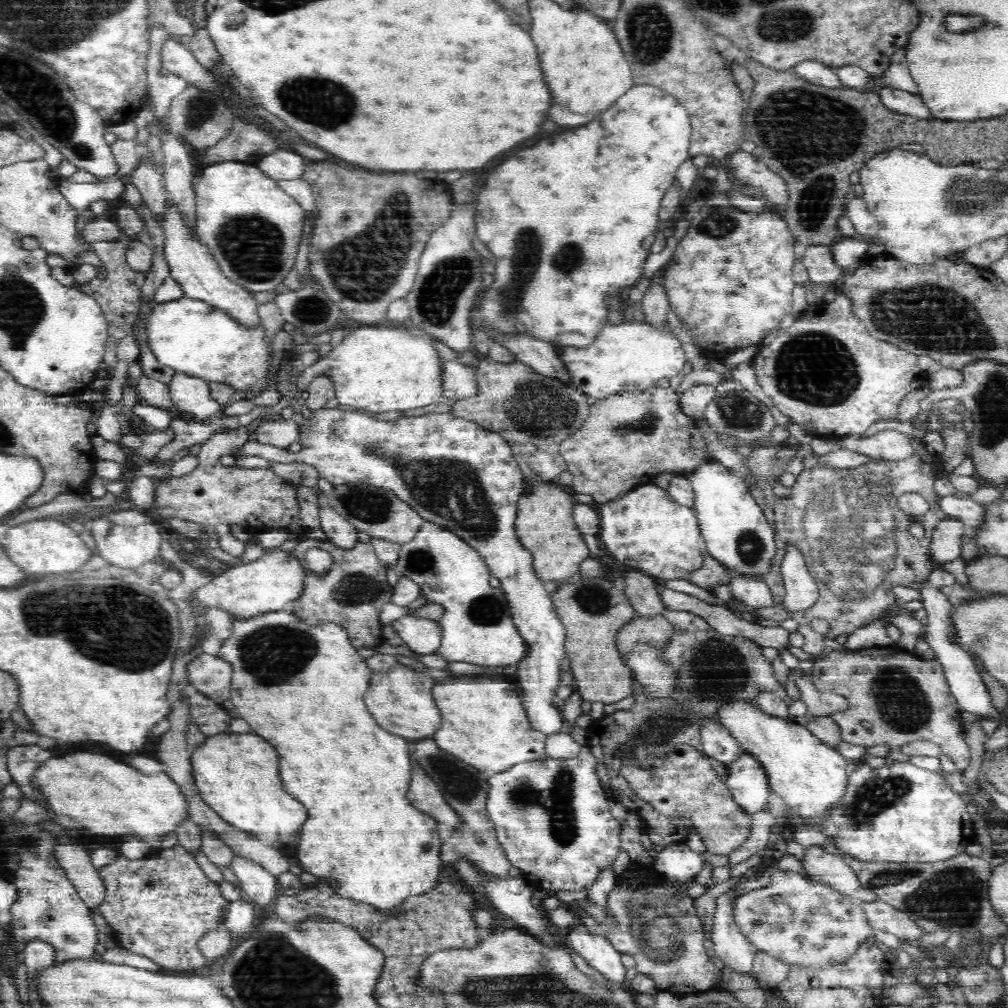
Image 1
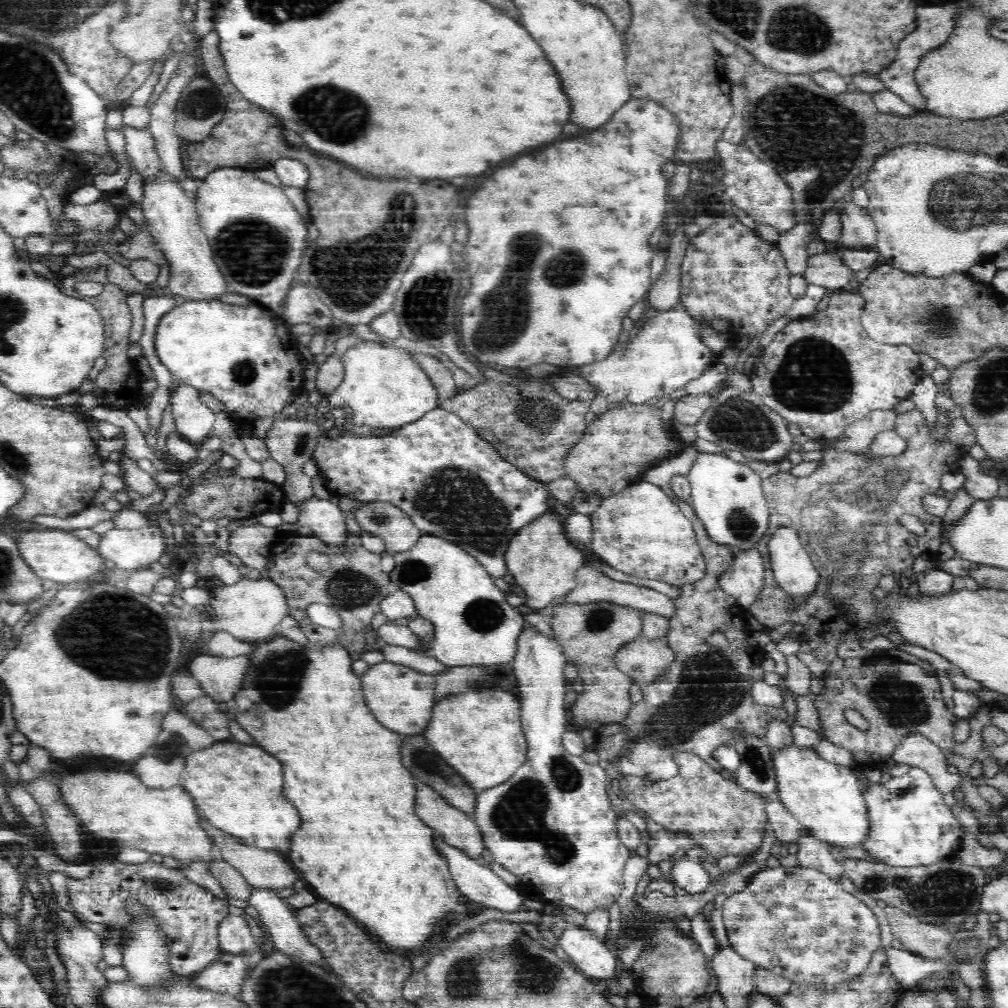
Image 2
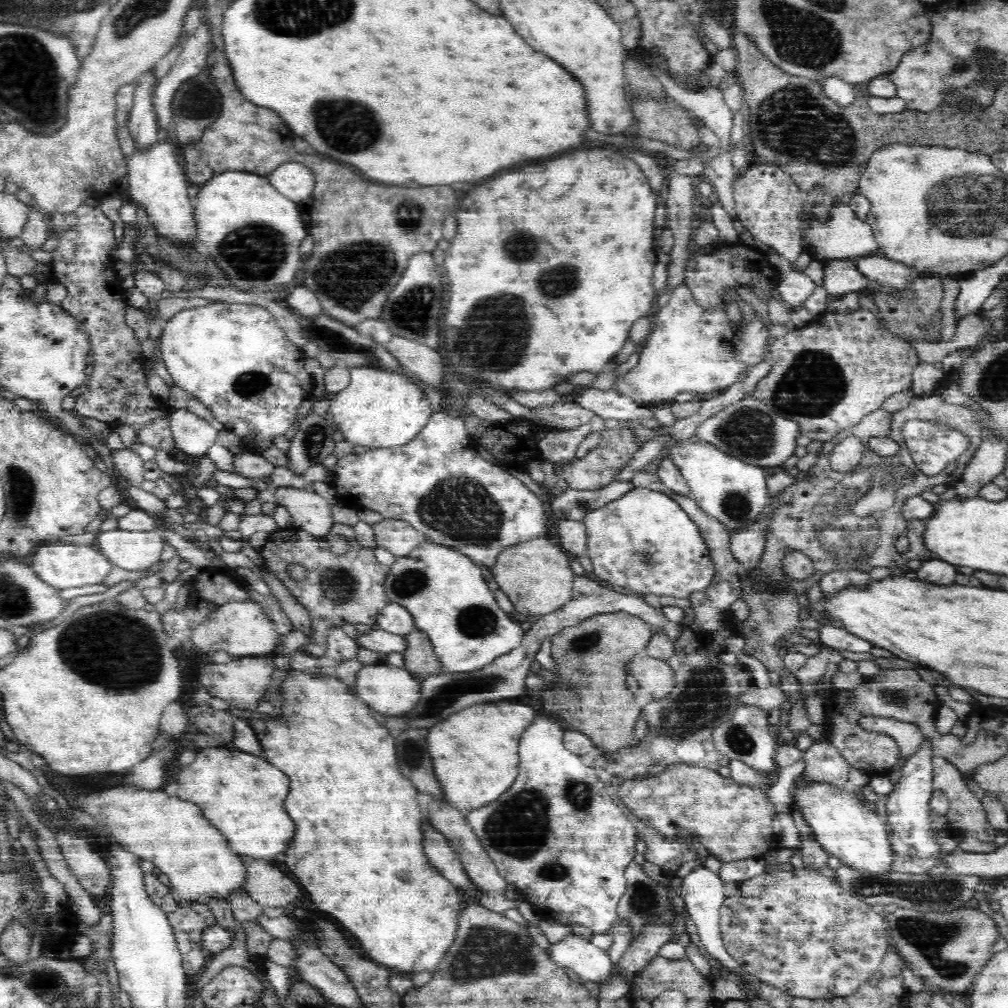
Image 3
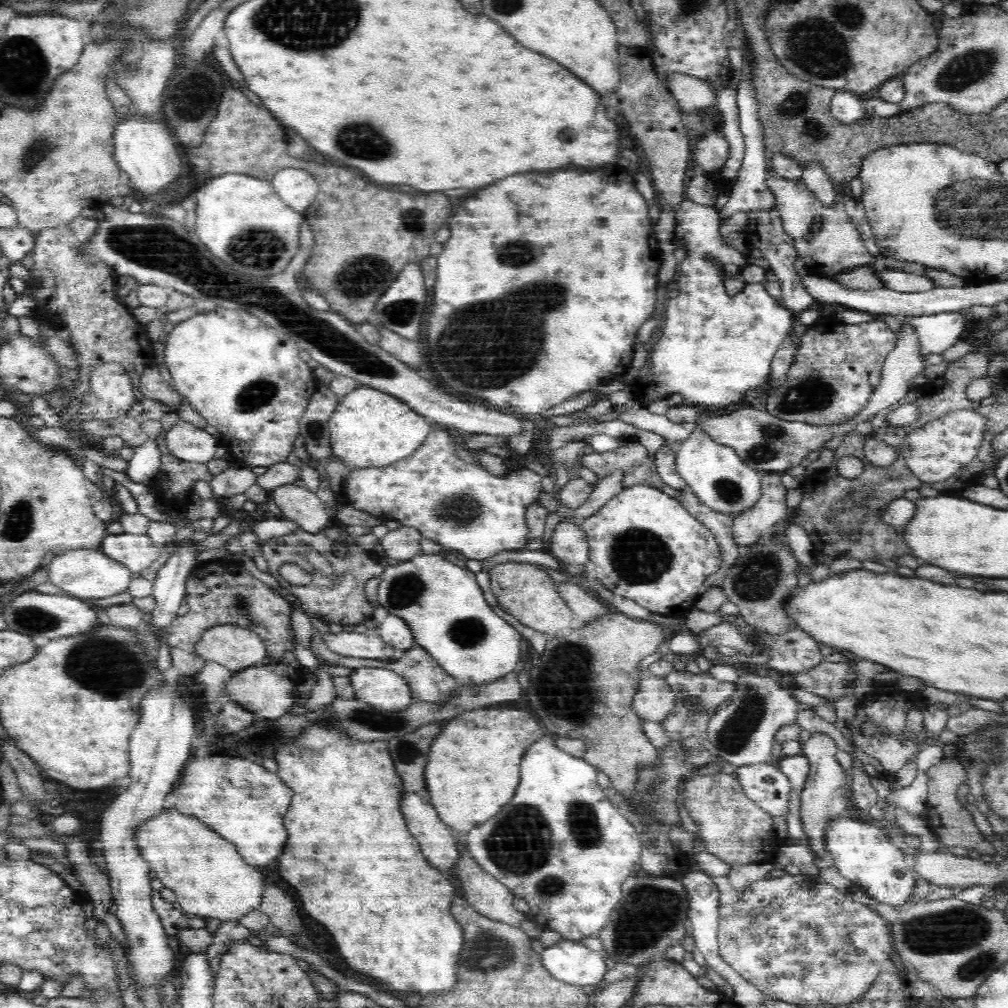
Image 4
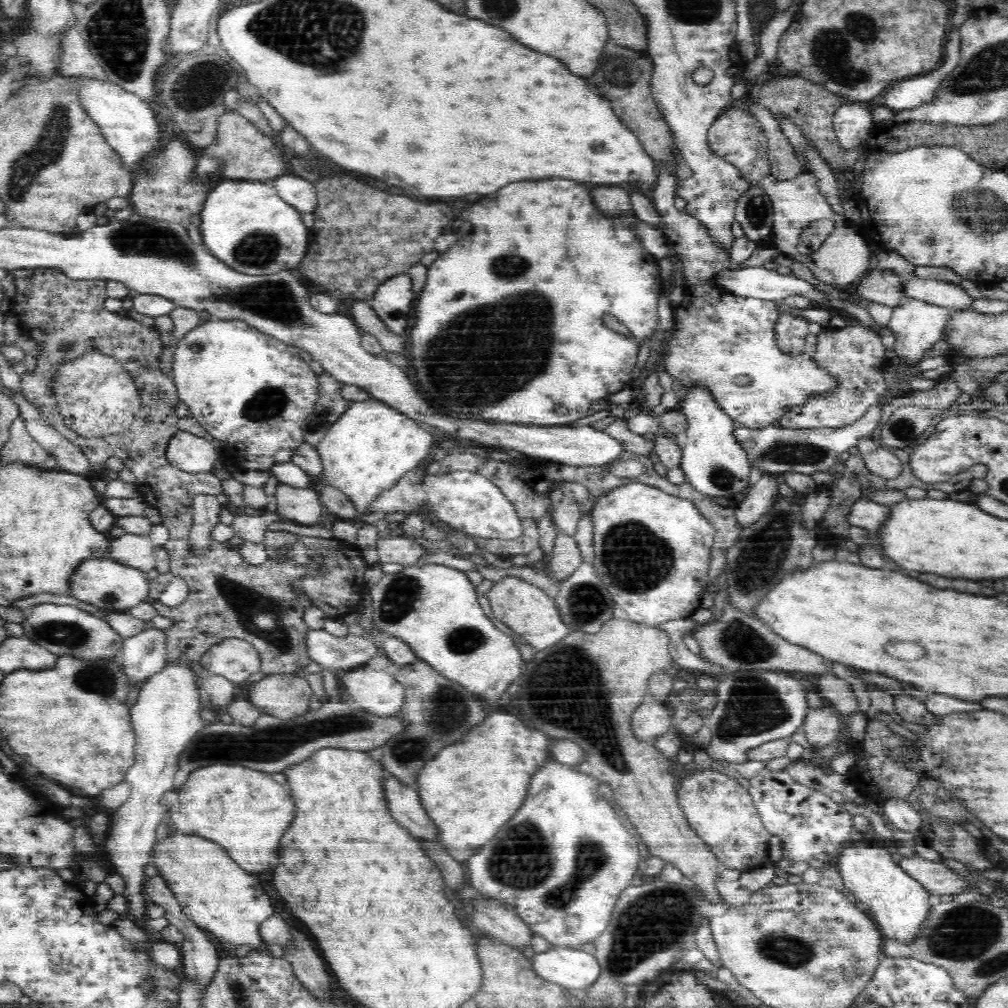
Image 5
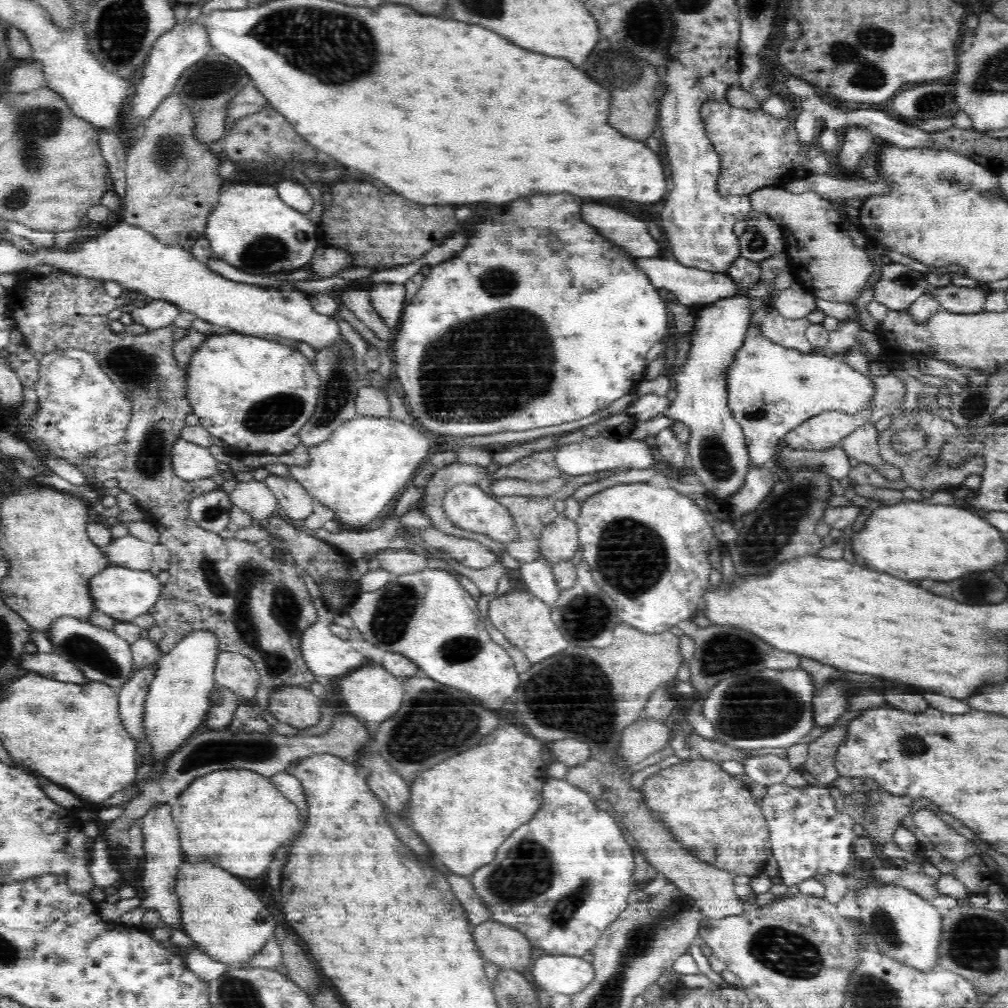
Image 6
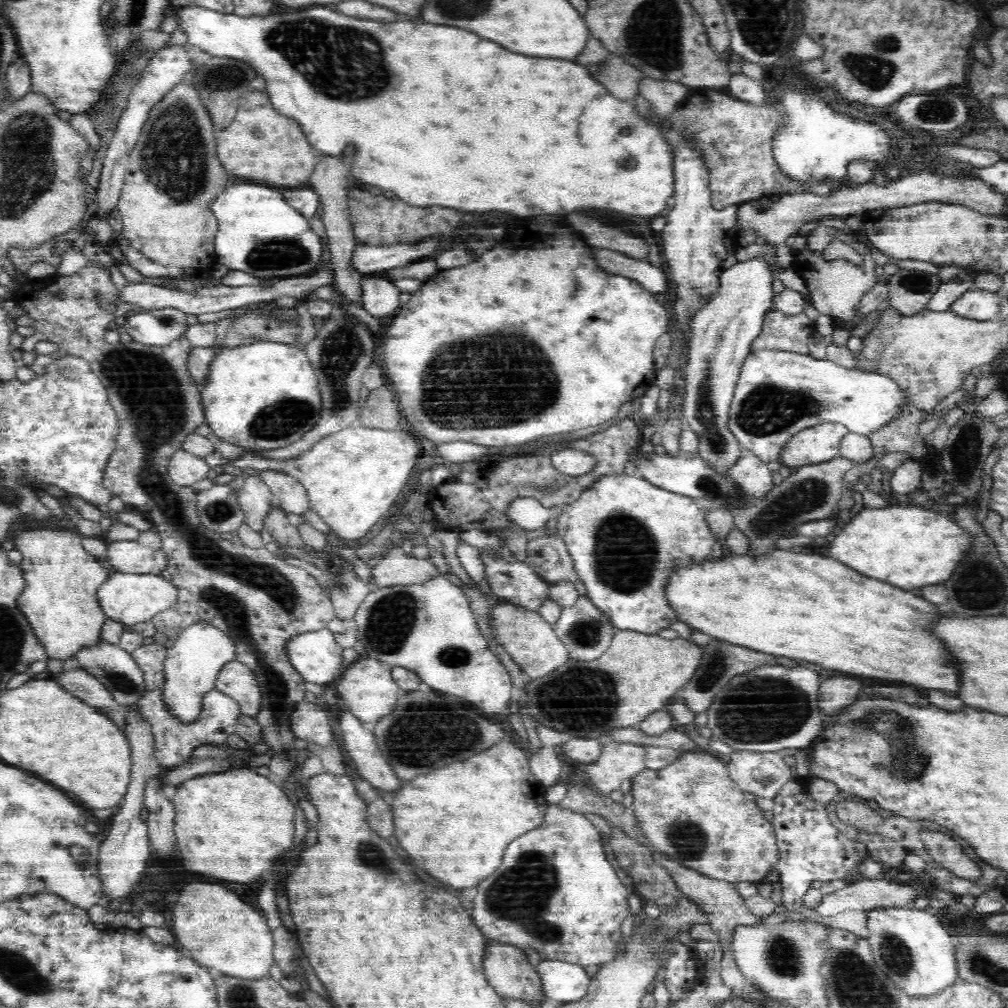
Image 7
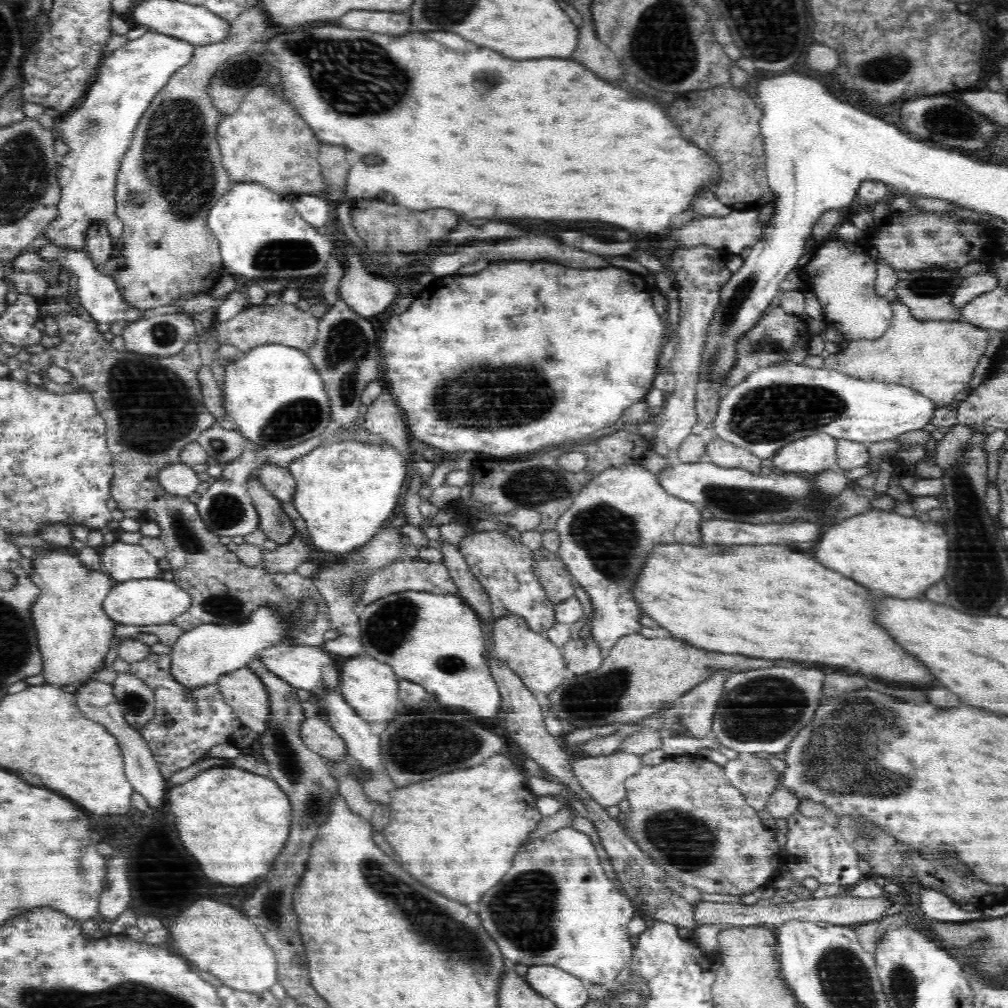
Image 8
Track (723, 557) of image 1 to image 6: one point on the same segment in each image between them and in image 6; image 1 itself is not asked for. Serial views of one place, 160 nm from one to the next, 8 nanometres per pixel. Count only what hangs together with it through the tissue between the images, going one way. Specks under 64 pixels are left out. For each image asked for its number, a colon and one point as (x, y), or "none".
2: (726, 496)
3: (735, 494)
4: (717, 476)
5: (713, 463)
6: (717, 453)

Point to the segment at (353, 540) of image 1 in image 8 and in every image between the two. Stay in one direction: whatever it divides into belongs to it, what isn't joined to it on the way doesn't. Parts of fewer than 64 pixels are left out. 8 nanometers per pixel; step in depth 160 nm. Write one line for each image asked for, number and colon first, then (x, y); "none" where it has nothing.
2: (327, 520)
3: (311, 512)
4: (300, 505)
5: (300, 505)
6: (293, 499)
7: (290, 495)
8: (279, 481)

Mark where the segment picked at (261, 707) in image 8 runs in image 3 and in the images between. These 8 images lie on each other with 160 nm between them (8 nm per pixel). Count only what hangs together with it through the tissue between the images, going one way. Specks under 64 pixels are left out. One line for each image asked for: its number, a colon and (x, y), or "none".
3: (243, 628)
4: (228, 643)
5: (233, 657)
6: (236, 670)
7: (235, 678)

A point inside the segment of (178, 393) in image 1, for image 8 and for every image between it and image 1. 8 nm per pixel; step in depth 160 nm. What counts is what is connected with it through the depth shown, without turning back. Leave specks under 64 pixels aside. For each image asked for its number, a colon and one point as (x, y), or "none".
2: (194, 420)
3: (194, 434)
4: (187, 441)
5: (185, 450)
6: (190, 461)
7: (186, 468)
8: (182, 479)

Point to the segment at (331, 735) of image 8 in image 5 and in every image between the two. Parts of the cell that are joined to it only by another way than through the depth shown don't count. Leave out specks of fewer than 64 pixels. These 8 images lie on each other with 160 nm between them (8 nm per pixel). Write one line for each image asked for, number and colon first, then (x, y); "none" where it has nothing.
5: (283, 695)
6: (295, 705)
7: (308, 721)

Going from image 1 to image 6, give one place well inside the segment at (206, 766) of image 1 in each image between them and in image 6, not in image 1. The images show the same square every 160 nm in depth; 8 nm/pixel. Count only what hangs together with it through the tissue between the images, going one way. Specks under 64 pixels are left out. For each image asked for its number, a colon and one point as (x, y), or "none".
2: (238, 787)
3: (241, 795)
4: (239, 798)
5: (248, 811)
6: (237, 816)

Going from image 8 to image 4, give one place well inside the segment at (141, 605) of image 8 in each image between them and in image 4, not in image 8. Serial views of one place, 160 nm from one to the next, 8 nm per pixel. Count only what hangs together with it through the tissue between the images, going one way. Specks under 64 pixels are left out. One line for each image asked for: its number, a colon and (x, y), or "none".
4: (83, 571)
5: (103, 582)
6: (121, 592)
7: (126, 597)

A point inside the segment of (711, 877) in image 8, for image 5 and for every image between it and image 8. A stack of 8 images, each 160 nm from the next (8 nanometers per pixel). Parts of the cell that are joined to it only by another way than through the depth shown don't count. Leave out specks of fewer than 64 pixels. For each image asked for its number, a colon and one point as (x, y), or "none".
5: (720, 810)
6: (715, 814)
7: (691, 809)

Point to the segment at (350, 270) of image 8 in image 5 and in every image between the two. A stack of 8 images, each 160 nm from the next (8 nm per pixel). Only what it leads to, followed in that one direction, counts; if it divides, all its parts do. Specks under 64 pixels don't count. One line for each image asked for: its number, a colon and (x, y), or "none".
5: (394, 302)
6: (388, 299)
7: (381, 296)

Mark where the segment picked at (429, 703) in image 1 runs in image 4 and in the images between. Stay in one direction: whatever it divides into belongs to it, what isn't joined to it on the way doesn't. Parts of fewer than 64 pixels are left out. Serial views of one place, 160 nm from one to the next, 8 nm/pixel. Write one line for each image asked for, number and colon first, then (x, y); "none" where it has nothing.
2: (402, 699)
3: (393, 692)
4: (380, 687)

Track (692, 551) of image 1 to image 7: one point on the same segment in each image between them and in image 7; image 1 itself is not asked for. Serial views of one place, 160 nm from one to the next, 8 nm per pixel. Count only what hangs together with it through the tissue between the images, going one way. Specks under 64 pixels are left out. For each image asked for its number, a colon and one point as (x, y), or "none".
2: (642, 531)
3: (644, 542)
4: (641, 527)
5: (653, 551)
6: (647, 547)
7: (627, 536)

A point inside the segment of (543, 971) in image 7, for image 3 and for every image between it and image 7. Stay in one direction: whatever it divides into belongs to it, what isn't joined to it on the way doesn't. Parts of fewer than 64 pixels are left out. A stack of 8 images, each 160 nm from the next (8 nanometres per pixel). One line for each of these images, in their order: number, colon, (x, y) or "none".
3: (591, 963)
4: (570, 961)
5: (571, 967)
6: (555, 972)

